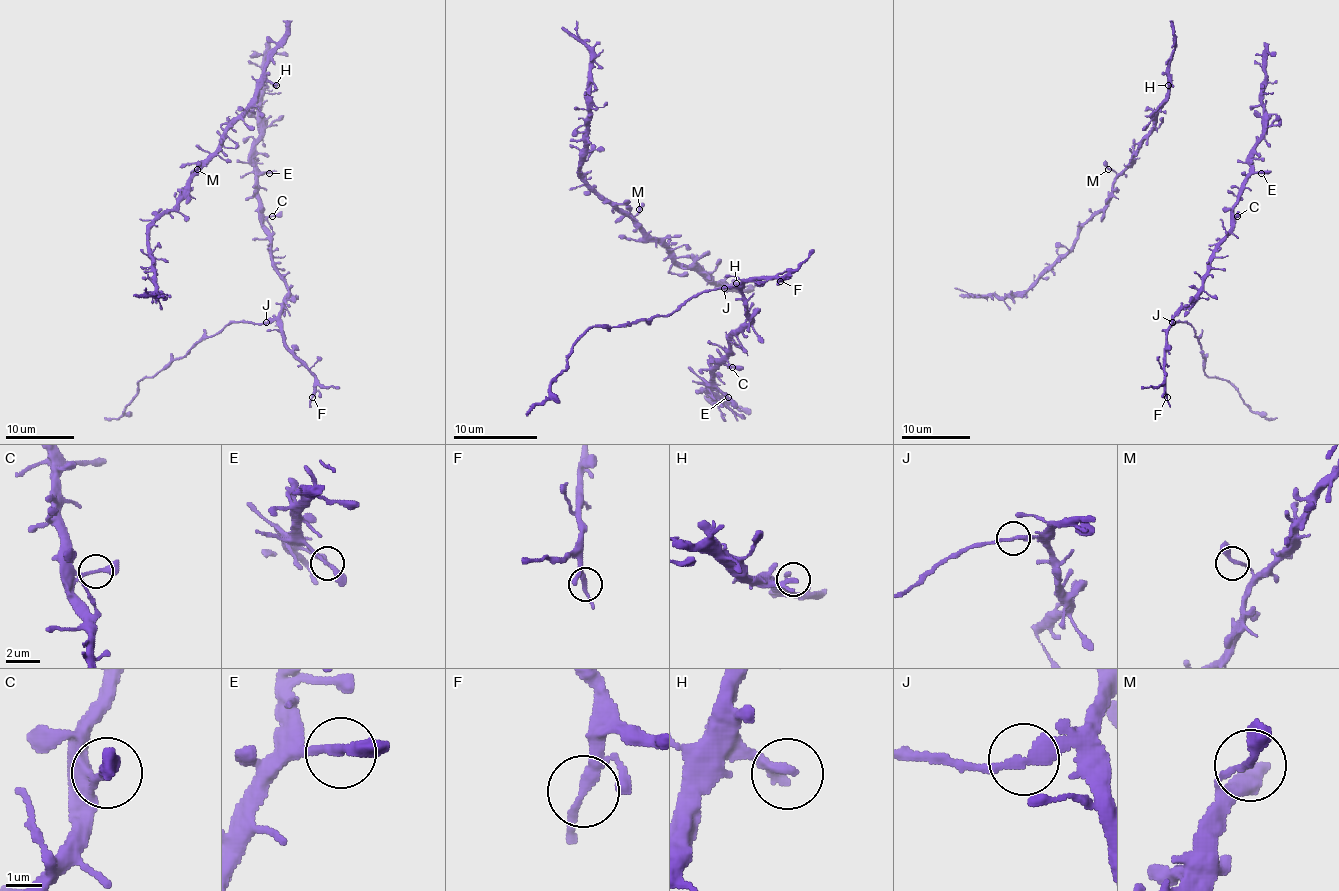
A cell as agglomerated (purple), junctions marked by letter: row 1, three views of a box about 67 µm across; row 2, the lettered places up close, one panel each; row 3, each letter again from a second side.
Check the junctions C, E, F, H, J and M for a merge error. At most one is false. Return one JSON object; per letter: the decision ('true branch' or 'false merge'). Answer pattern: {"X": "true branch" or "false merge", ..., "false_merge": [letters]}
{"C": "true branch", "E": "true branch", "F": "true branch", "H": "true branch", "J": "false merge", "M": "true branch", "false_merge": ["J"]}

